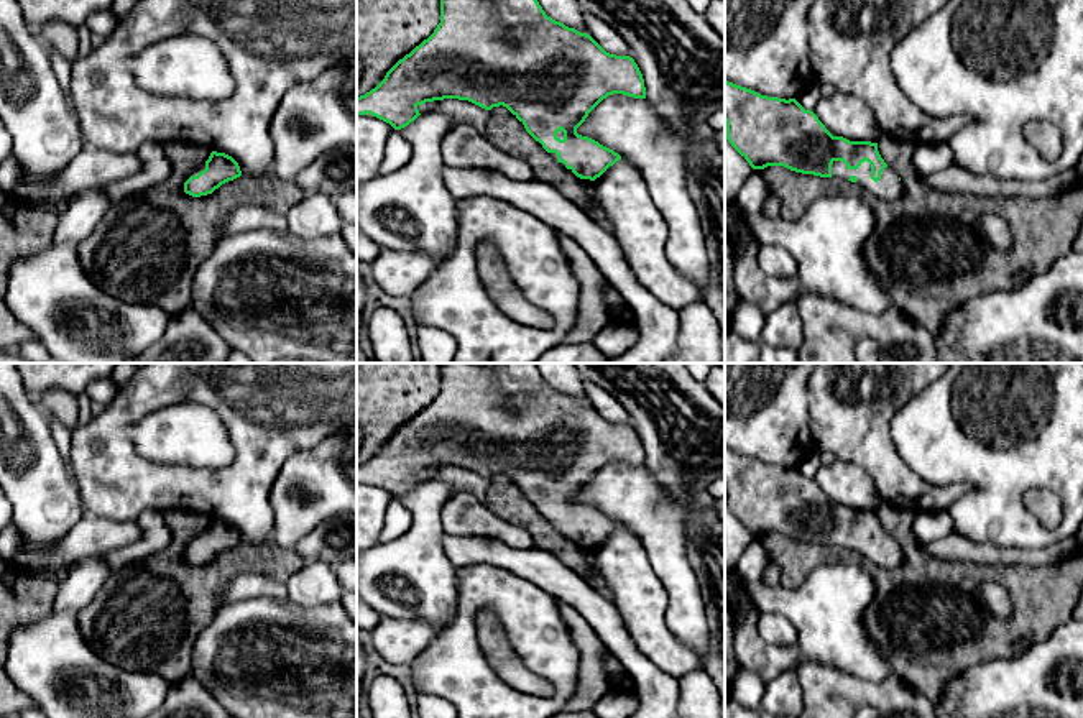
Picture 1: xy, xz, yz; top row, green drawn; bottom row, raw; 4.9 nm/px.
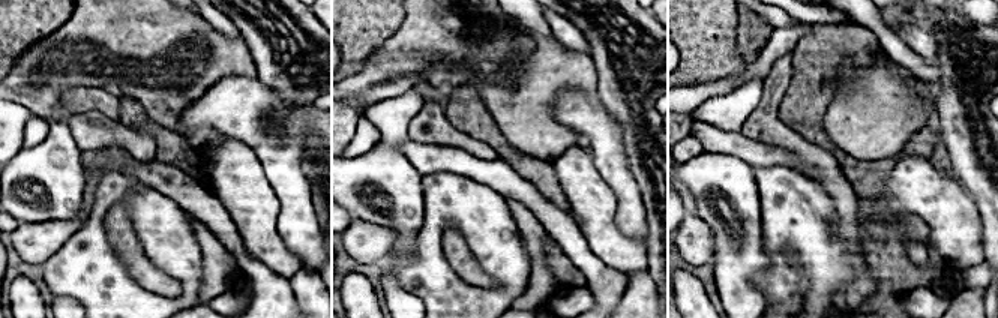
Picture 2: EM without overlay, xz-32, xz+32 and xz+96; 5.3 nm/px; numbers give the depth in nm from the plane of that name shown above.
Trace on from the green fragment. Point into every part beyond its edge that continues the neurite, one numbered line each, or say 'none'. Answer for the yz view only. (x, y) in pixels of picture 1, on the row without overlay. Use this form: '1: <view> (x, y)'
1: yz (888, 556)

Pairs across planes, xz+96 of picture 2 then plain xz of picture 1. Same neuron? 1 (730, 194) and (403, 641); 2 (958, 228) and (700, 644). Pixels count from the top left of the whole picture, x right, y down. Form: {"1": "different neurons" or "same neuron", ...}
{"1": "different neurons", "2": "different neurons"}

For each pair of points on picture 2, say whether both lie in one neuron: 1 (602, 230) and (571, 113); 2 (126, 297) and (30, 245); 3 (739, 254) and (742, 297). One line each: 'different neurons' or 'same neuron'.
1: different neurons
2: different neurons
3: same neuron

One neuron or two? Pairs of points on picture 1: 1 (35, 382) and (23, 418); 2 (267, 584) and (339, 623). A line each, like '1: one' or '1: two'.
1: two
2: two

